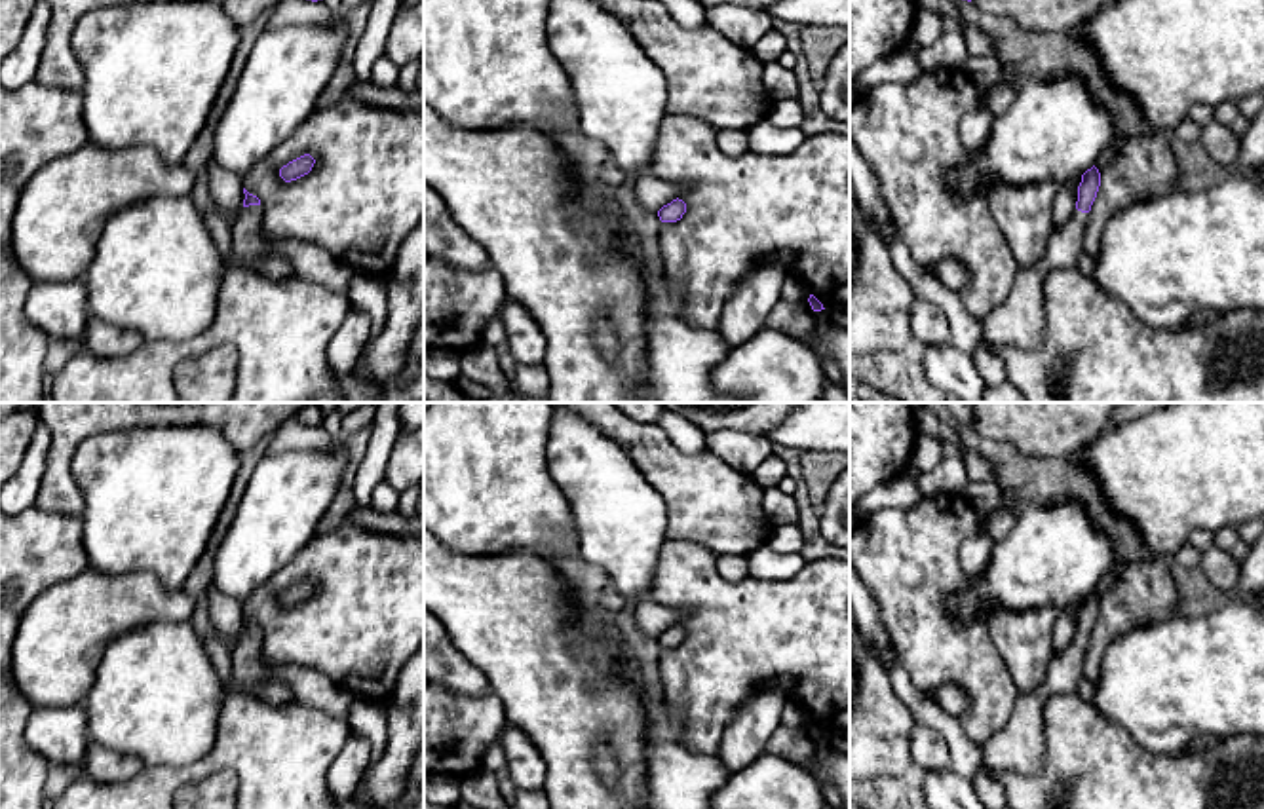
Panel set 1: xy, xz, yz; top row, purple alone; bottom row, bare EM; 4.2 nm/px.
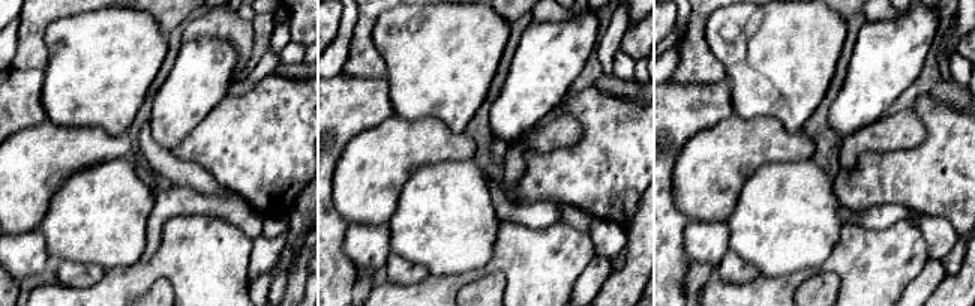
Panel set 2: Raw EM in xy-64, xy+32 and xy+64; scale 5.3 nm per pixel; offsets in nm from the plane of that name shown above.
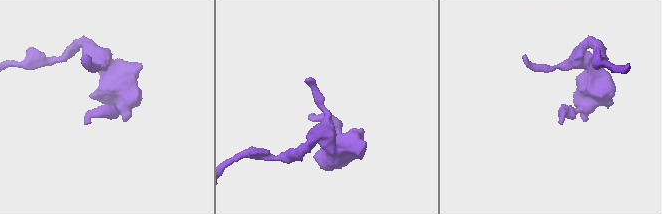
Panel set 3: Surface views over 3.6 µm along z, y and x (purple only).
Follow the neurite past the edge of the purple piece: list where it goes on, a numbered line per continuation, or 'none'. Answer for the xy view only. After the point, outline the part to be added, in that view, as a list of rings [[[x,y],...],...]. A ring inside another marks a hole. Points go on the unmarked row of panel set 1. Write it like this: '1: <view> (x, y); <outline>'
1: xy (312, 688); [[[249,630],[236,638],[232,649],[232,691],[251,691],[270,680],[285,682],[295,701],[325,710],[335,718],[346,718],[355,695],[340,687],[325,674],[297,665],[272,667],[262,661],[262,632]]]

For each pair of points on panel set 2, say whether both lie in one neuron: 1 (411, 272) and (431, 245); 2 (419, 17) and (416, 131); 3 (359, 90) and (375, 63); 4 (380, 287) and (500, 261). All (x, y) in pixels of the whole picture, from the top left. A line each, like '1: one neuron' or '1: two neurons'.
1: two neurons
2: two neurons
3: two neurons
4: one neuron

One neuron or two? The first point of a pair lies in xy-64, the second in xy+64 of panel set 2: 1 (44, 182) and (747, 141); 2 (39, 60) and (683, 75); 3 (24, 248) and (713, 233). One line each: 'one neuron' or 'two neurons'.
1: one neuron
2: one neuron
3: one neuron

